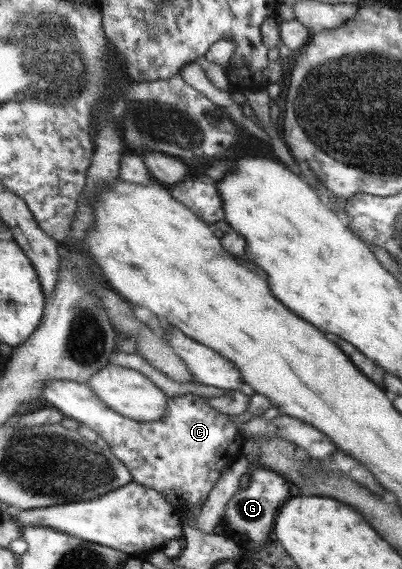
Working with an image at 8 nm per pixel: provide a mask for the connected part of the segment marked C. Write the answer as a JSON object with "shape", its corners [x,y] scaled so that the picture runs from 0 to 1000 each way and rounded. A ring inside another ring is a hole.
{"shape":[[[124,668],[104,682],[104,696],[127,715],[164,735],[219,749],[251,773],[266,779],[274,801],[286,803],[321,828],[326,844],[361,858],[378,858],[433,893],[440,907],[463,905],[465,900],[495,893],[517,873],[517,865],[540,847],[552,826],[560,826],[590,803],[600,801],[595,791],[604,768],[590,756],[580,740],[565,729],[525,717],[517,698],[483,692],[453,692],[418,698],[408,731],[381,742],[336,742],[323,735],[281,724],[254,703],[246,703],[216,675],[197,675],[174,668]]]}

